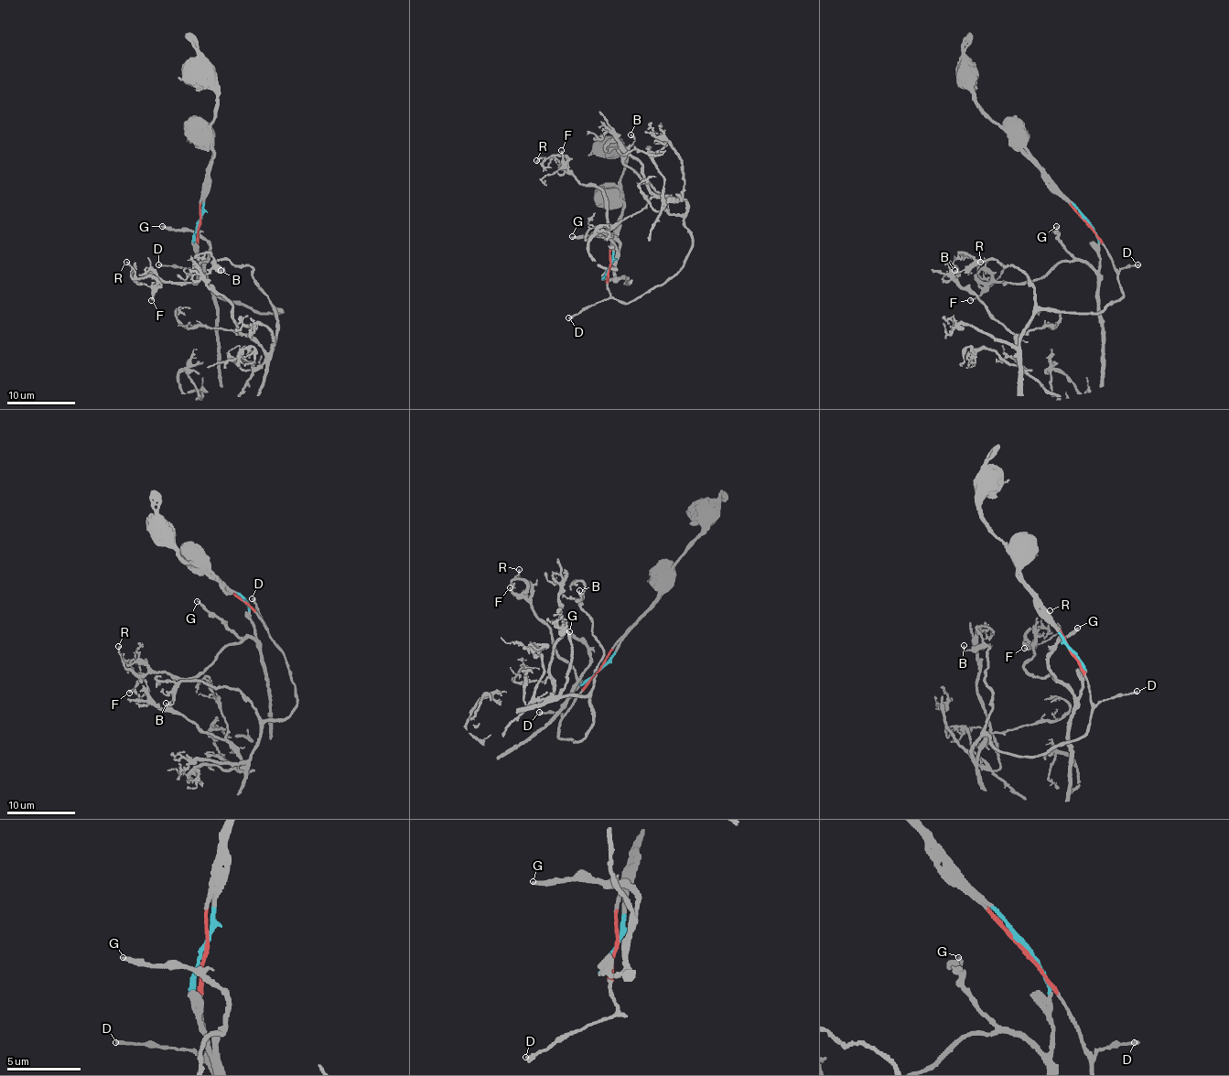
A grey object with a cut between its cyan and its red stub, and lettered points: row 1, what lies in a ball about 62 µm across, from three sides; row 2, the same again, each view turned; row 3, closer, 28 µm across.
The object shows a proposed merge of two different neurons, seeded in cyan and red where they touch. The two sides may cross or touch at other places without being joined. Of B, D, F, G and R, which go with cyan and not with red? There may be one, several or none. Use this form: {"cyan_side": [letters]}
{"cyan_side": ["F", "G", "R"]}

